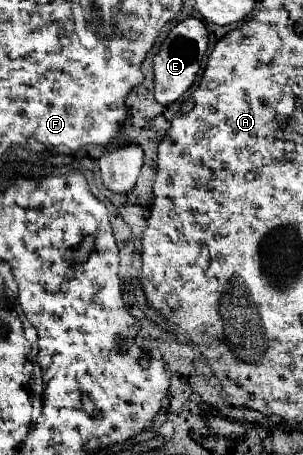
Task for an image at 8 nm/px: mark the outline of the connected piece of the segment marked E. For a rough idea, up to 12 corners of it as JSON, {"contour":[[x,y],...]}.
{"contour":[[189,17],[153,63],[154,96],[171,105],[195,83],[205,23]]}

